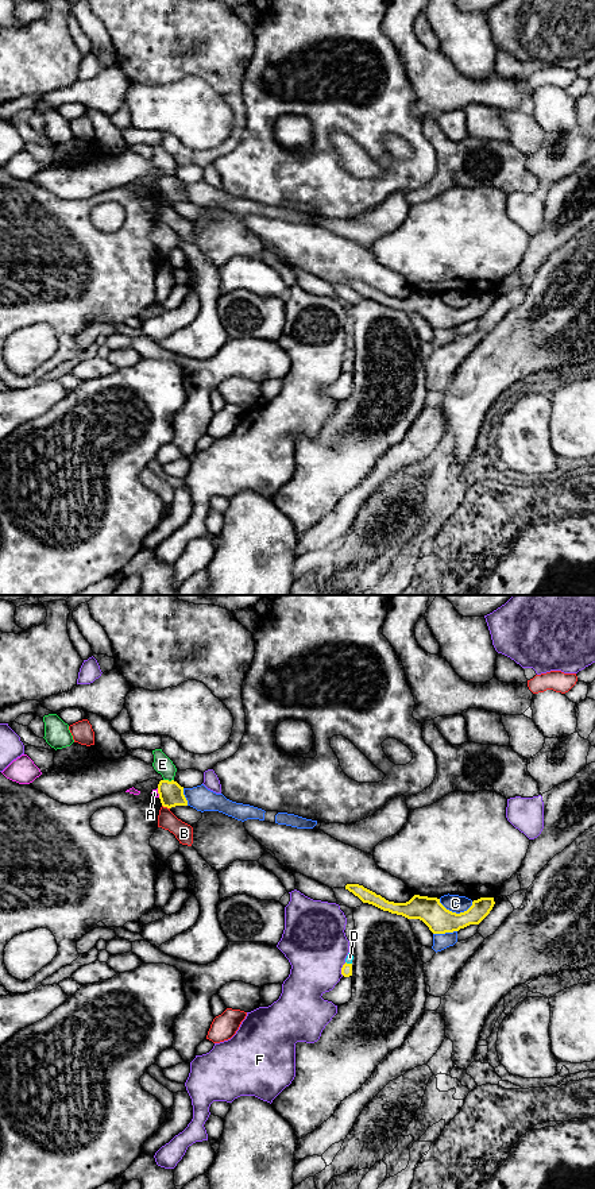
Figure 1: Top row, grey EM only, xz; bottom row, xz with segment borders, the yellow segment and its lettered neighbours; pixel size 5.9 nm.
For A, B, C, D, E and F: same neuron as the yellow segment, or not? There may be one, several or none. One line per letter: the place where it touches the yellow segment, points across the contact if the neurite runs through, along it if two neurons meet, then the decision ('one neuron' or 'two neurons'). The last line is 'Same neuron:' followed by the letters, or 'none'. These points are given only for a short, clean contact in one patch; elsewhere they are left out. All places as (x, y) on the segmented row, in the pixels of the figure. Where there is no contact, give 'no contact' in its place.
A: xz (158, 792) | along xz (157, 788), (159, 796) | two neurons
B: xz (166, 806) | two neurons
C: xz (455, 913) | two neurons
D: xz (348, 964) | across xz (347, 968), (348, 964), (350, 957) | one neuron
E: xz (167, 780) | two neurons
F: xz (342, 969) | two neurons
Same neuron: D

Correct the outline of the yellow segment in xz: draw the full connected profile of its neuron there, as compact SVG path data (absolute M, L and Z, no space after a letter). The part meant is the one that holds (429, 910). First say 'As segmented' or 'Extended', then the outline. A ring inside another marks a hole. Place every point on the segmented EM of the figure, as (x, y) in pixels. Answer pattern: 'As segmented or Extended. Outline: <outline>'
As segmented. Outline: M347 884L345 889L358 896L363 903L407 919L422 920L433 934L453 933L470 924L479 924L495 904L494 897L480 897L474 900L467 911L456 914L447 910L437 897L414 895L406 903L394 903L359 884Z

